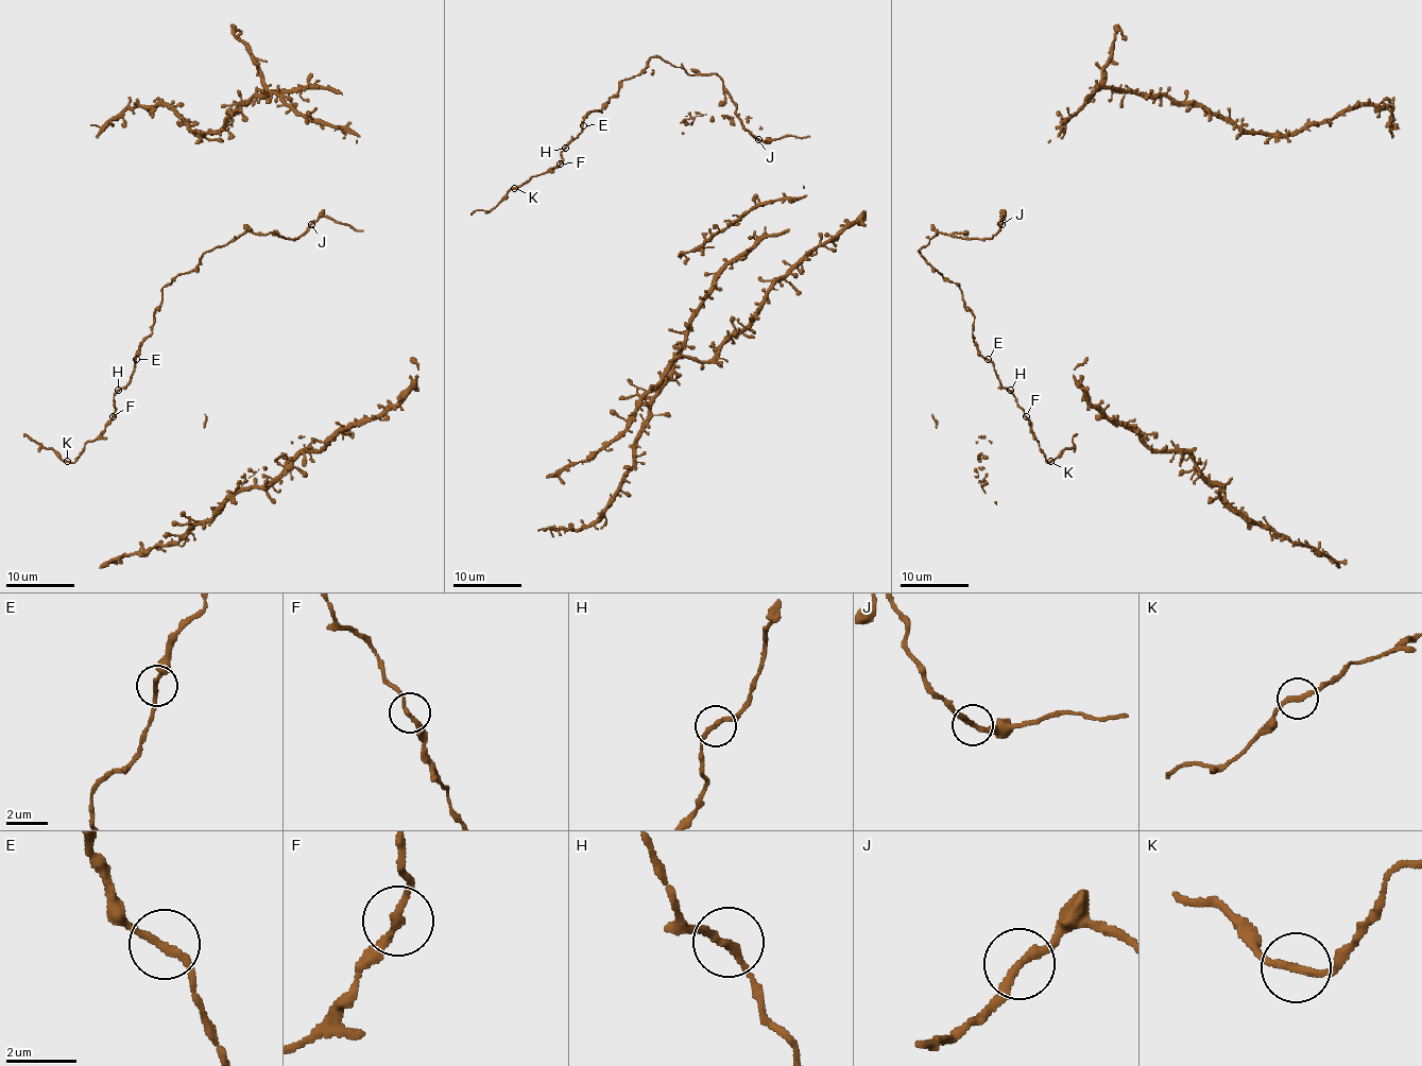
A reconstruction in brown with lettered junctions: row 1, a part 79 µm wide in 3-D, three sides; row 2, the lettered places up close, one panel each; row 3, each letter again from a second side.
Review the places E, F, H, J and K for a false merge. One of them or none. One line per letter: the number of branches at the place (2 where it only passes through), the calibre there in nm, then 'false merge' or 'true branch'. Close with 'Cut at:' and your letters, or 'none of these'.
E: branches 2; calibre 200 nm; true branch
F: branches 2; calibre 200 nm; true branch
H: branches 2; calibre 220 nm; true branch
J: branches 2; calibre 240 nm; true branch
K: branches 2; calibre 200 nm; true branch
Cut at: none of these

